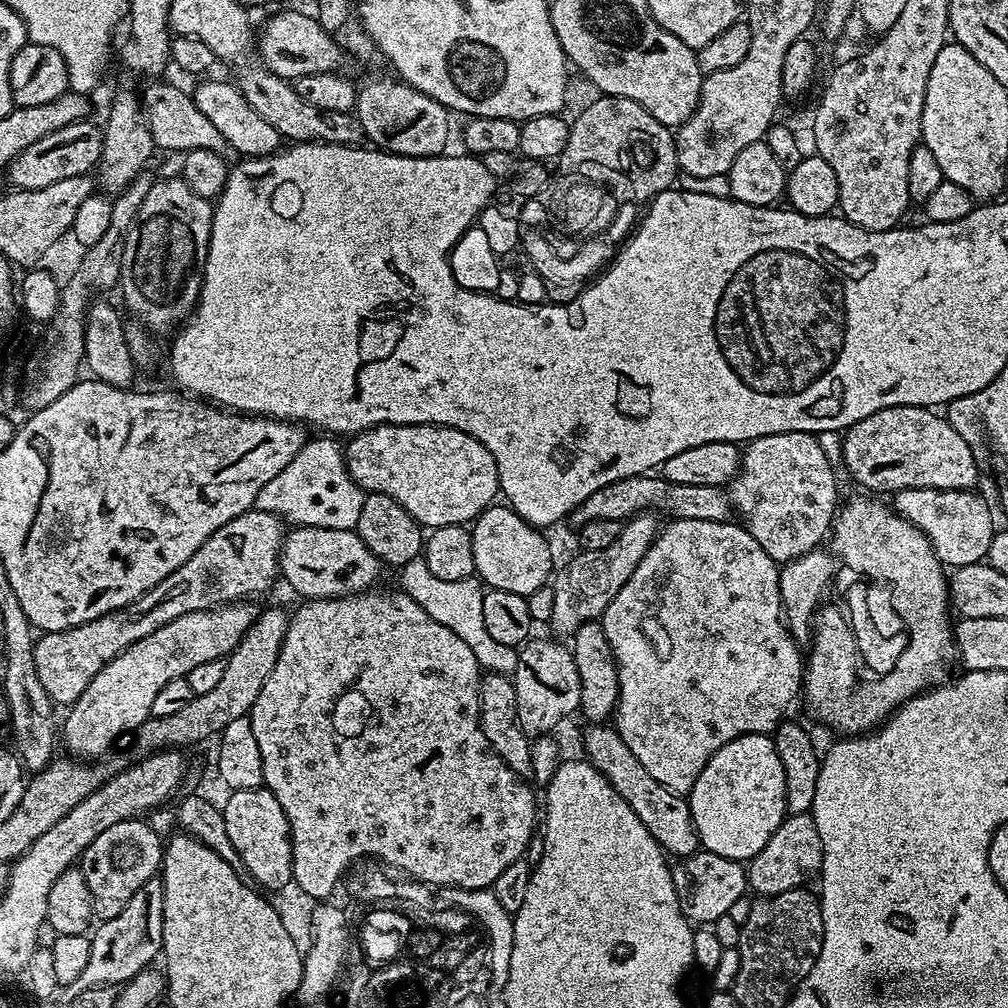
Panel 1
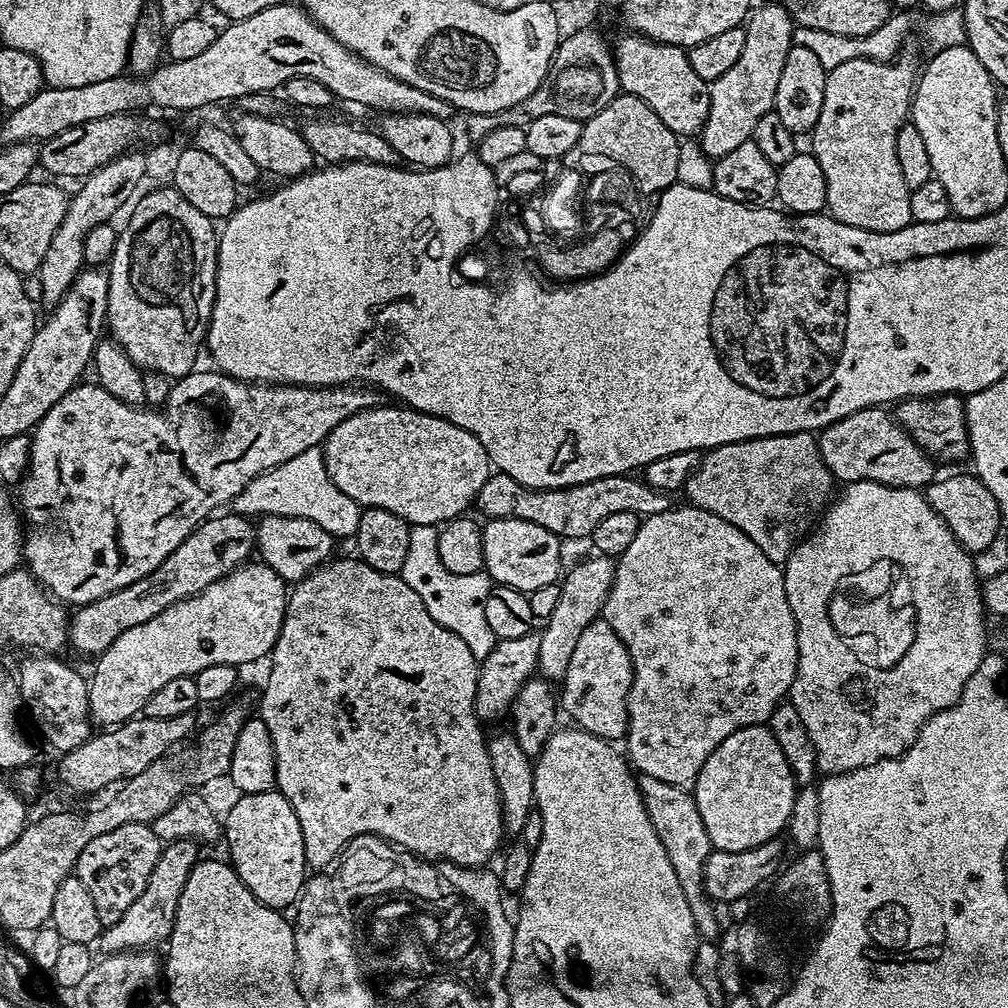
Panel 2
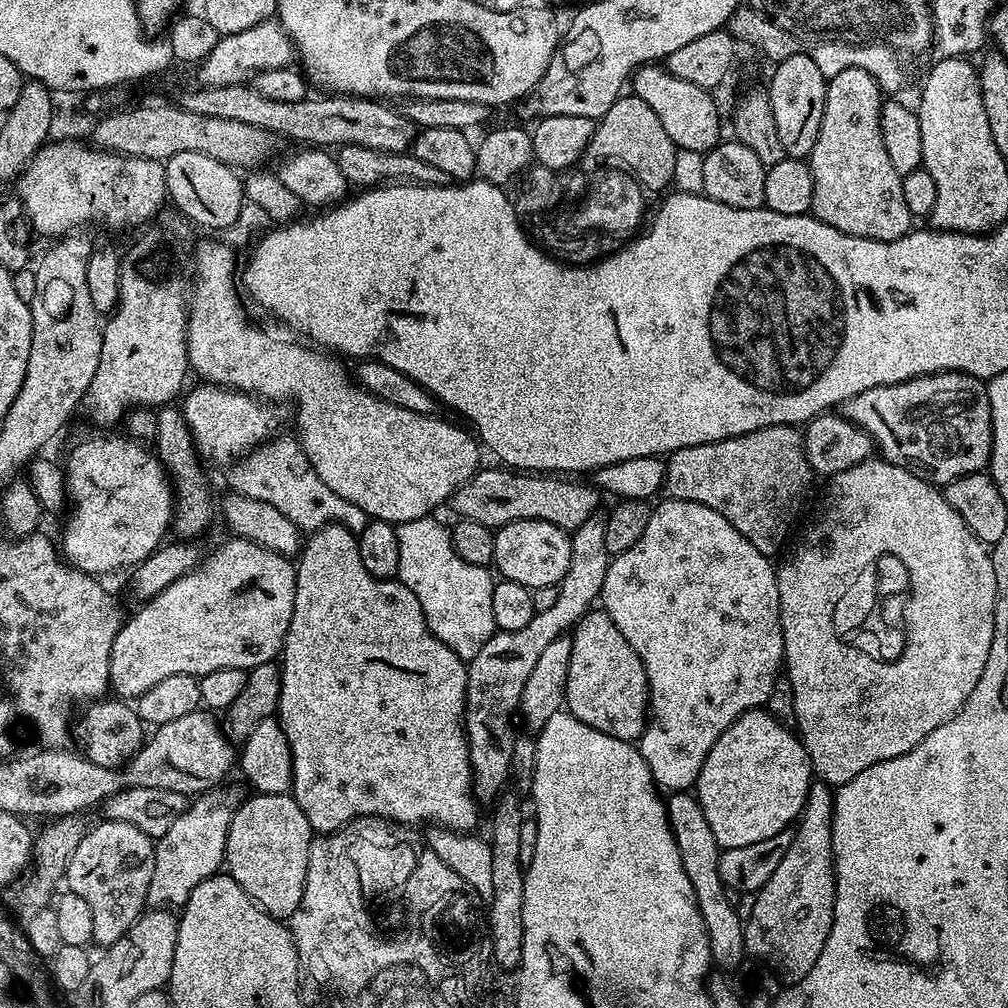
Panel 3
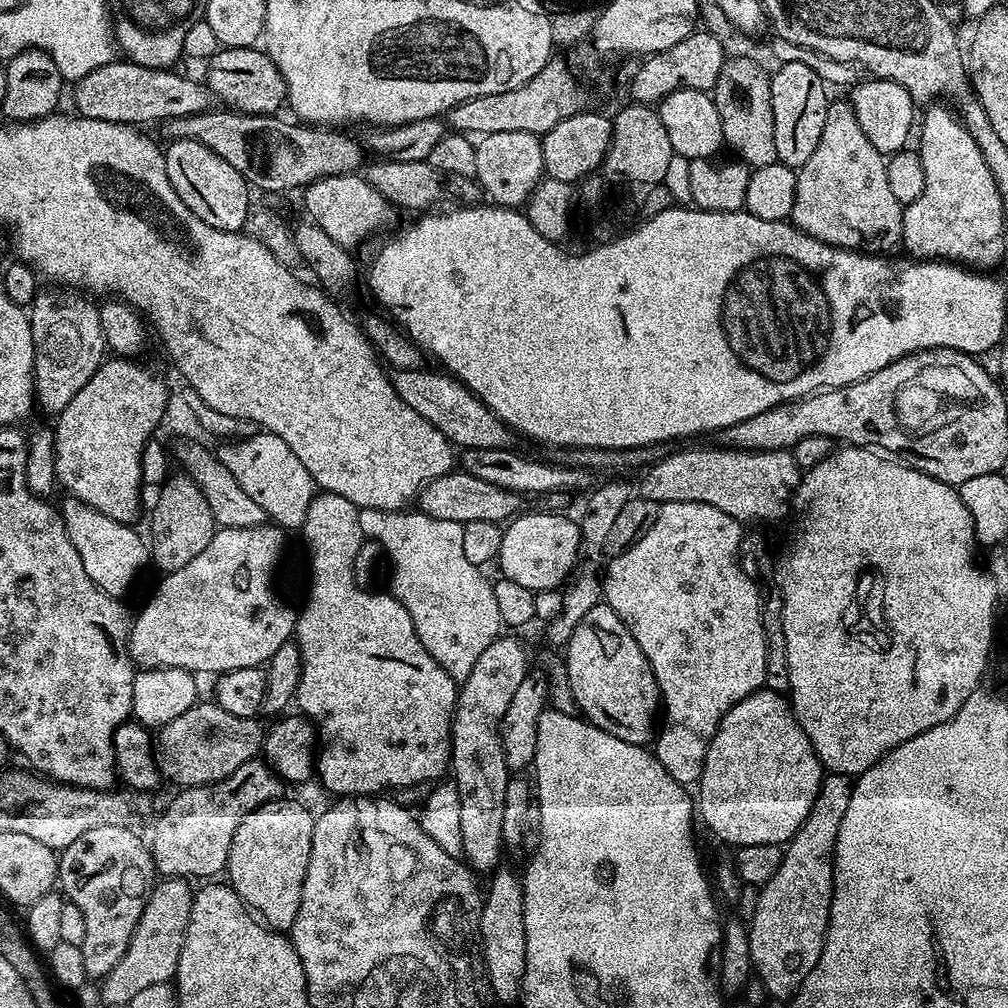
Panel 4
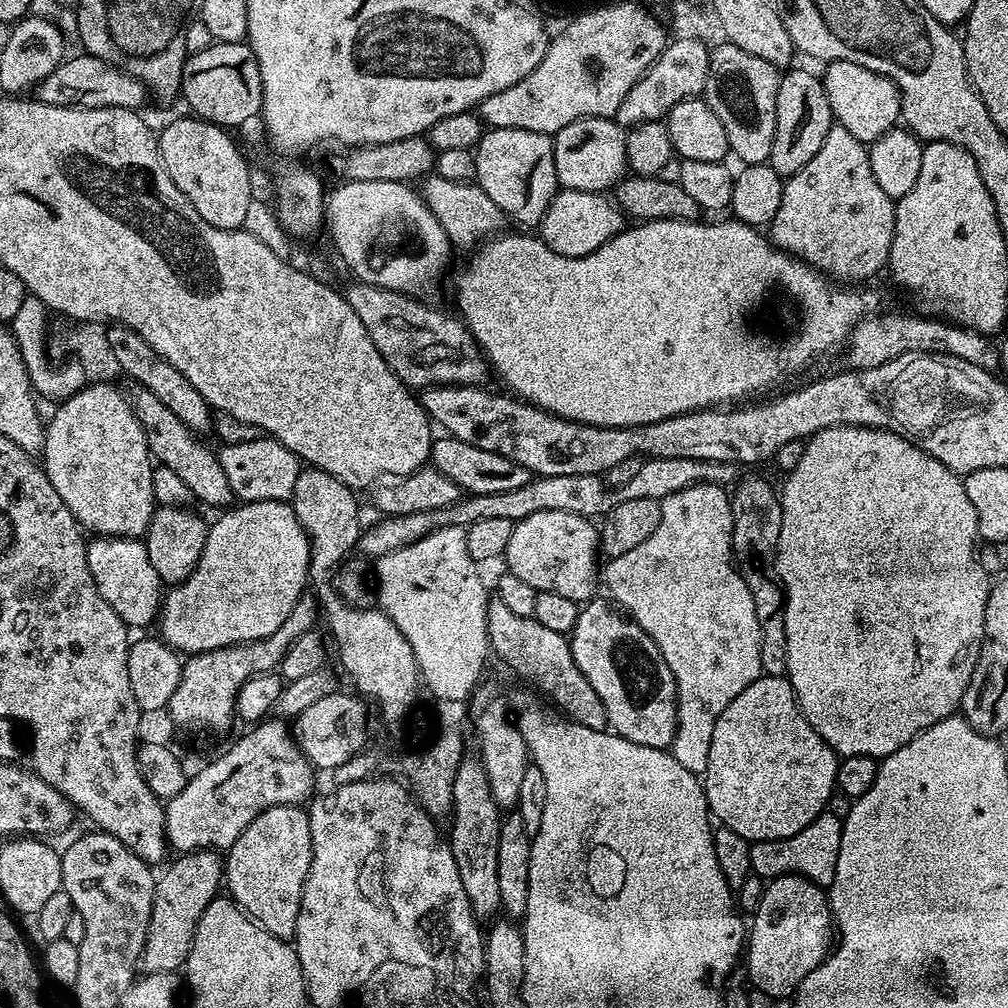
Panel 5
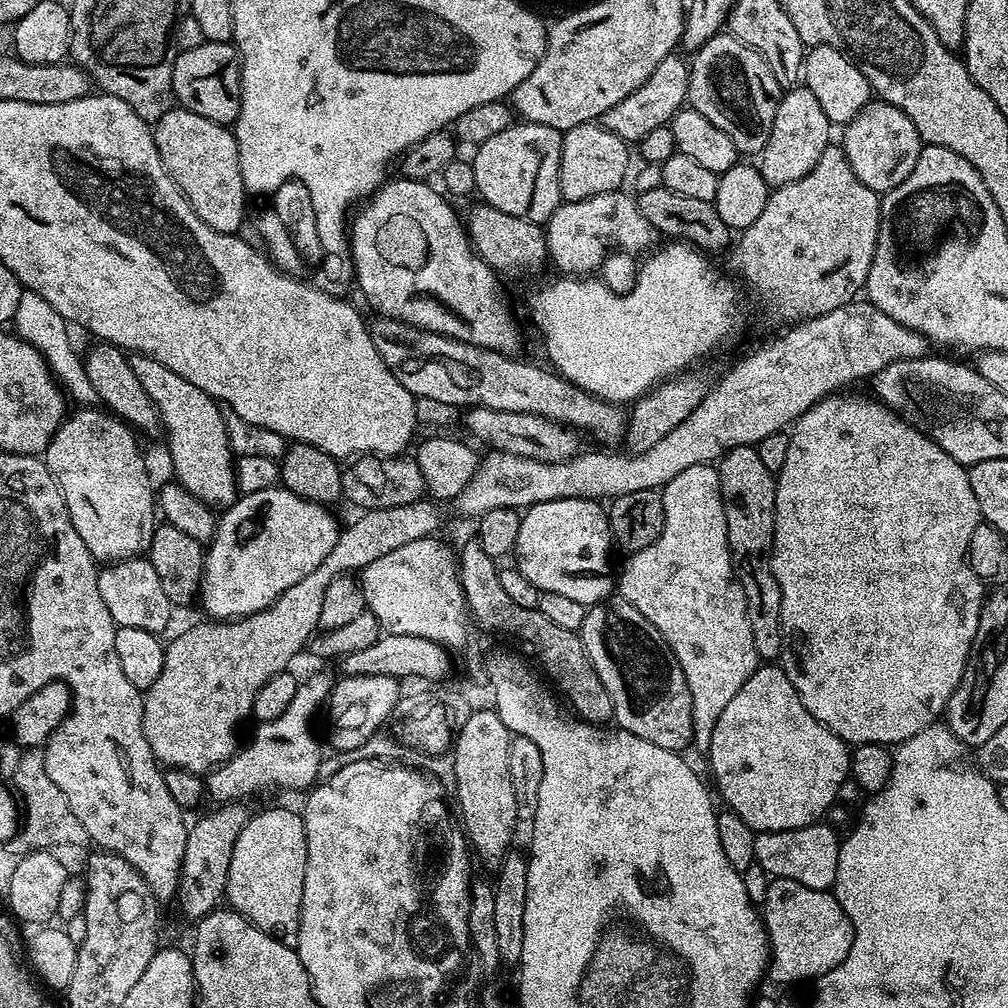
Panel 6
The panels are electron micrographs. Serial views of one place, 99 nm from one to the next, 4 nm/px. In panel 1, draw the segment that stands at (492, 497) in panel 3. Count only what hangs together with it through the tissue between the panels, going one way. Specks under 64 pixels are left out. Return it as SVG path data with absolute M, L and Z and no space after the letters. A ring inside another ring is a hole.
M645 474L618 478L602 490L594 490L586 502L573 509L570 517L573 525L579 526L595 520L618 520L627 522L634 516L665 512L672 520L701 520L702 522L722 522L733 515L733 507L724 488L714 486L678 486L678 482L665 480L660 474Z

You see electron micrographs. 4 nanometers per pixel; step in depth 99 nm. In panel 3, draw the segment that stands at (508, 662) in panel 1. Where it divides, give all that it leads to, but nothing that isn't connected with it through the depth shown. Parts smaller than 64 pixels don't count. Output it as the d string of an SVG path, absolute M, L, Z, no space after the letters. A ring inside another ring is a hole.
M424 517L397 525L399 570L396 576L418 598L428 629L469 662L497 631L493 612L495 581L488 568L474 566L458 557L449 527L436 519Z

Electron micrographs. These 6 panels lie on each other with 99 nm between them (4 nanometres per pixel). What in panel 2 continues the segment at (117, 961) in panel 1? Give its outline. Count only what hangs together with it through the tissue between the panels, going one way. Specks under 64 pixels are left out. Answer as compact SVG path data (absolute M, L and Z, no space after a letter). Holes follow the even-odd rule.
M173 840L167 845L167 847L163 849L163 851L161 851L159 862L154 866L154 871L150 874L150 878L146 878L146 890L142 890L142 894L138 894L138 902L133 902L130 906L130 910L126 910L126 914L122 914L122 918L118 918L118 922L107 925L107 927L105 927L103 931L101 931L98 941L98 948L101 948L101 953L111 954L114 952L135 952L137 950L148 950L153 946L156 946L152 944L158 943L159 940L160 943L167 941L168 936L172 932L172 927L174 926L174 918L176 917L176 911L178 910L178 898L182 896L182 886L186 884L186 878L190 874L190 870L198 862L198 855L196 856L196 848L197 845L191 840Z

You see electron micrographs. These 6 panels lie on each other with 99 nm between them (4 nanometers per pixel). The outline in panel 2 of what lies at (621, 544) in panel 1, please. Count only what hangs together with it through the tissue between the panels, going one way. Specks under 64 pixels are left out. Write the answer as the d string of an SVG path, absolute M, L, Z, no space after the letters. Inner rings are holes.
M592 554L589 560L576 564L567 569L566 575L560 584L560 597L558 606L554 606L554 614L543 621L542 630L538 635L538 662L536 667L539 675L549 682L563 681L566 666L570 666L570 657L574 654L574 645L578 642L582 630L590 626L590 622L601 619L604 603L612 589L614 574L616 573L616 560L611 556ZM568 576L568 577L567 577Z

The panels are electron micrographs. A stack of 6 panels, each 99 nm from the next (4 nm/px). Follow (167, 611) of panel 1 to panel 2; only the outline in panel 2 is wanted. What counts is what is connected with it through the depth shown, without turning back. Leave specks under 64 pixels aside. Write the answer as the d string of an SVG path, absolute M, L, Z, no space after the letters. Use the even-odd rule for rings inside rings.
M213 514L207 520L203 520L185 538L182 546L178 546L178 550L174 550L170 554L170 558L166 558L166 562L162 562L162 566L158 566L158 570L154 570L146 578L142 578L122 590L114 590L114 594L106 594L106 598L98 598L89 604L79 605L71 617L68 630L71 647L76 647L84 656L99 657L100 653L105 652L110 646L110 642L114 642L114 638L118 638L118 634L122 634L122 630L130 630L130 626L150 622L150 618L154 618L154 614L162 614L162 610L166 610L166 606L206 590L214 582L218 582L223 576L230 574L245 563L251 557L248 555L253 555L254 552L253 525L242 516L235 514L220 515L224 514Z

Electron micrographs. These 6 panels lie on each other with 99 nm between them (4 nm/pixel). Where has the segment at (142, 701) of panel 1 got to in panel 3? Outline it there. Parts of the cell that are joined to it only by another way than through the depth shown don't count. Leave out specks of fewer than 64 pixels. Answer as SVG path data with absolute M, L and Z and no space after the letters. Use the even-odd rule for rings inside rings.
M228 538L221 548L214 549L209 556L207 553L191 572L170 582L157 596L143 601L140 609L121 623L110 650L111 691L116 691L120 698L139 698L150 686L158 686L162 678L174 678L174 674L199 678L214 670L251 670L273 663L284 646L295 593L296 565L289 557L279 556L274 550L266 550L249 540Z

